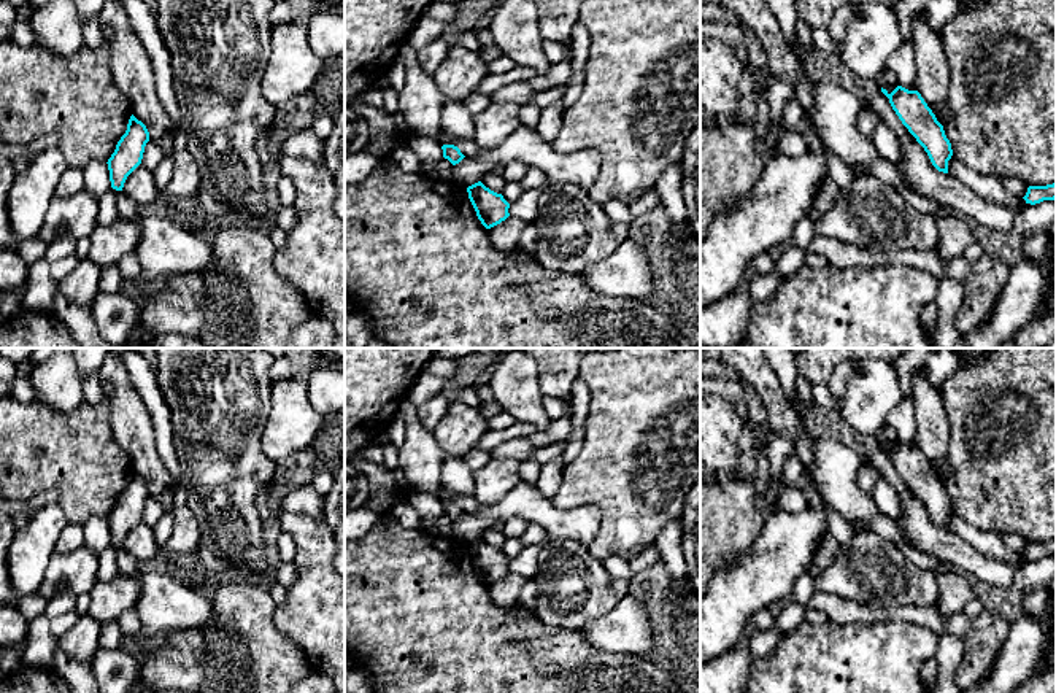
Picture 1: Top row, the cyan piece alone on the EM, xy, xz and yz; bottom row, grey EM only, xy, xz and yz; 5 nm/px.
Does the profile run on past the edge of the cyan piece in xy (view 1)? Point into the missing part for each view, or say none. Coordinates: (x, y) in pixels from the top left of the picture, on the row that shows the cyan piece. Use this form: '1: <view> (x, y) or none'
1: none

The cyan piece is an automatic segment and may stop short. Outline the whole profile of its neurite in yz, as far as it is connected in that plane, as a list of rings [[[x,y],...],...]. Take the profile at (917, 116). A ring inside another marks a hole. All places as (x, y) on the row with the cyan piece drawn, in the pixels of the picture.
[[[897,86],[891,94],[881,87],[902,124],[927,153],[932,165],[948,173],[948,161],[953,156],[951,143],[943,126],[937,121],[918,91]]]

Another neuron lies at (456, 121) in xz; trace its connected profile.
[[[448,100],[440,116],[441,130],[459,140],[470,140],[473,134],[473,116],[464,105],[464,100]]]

